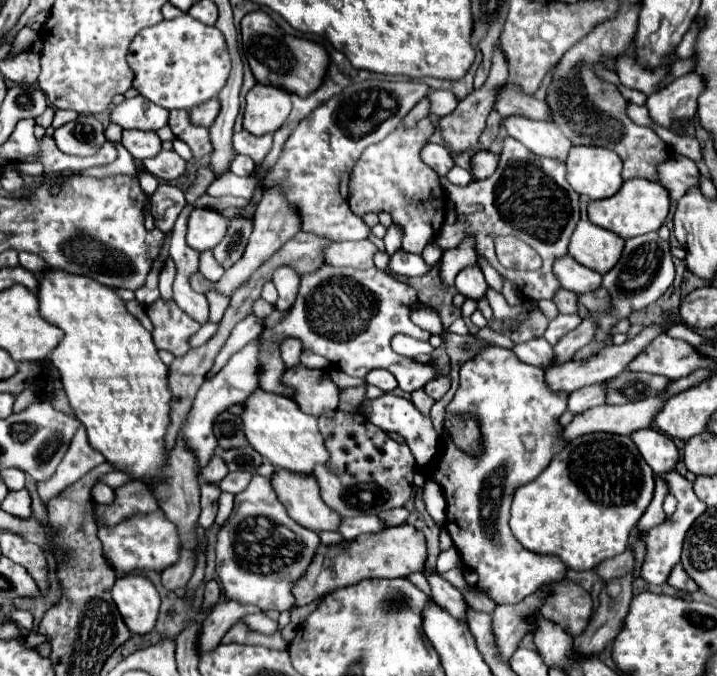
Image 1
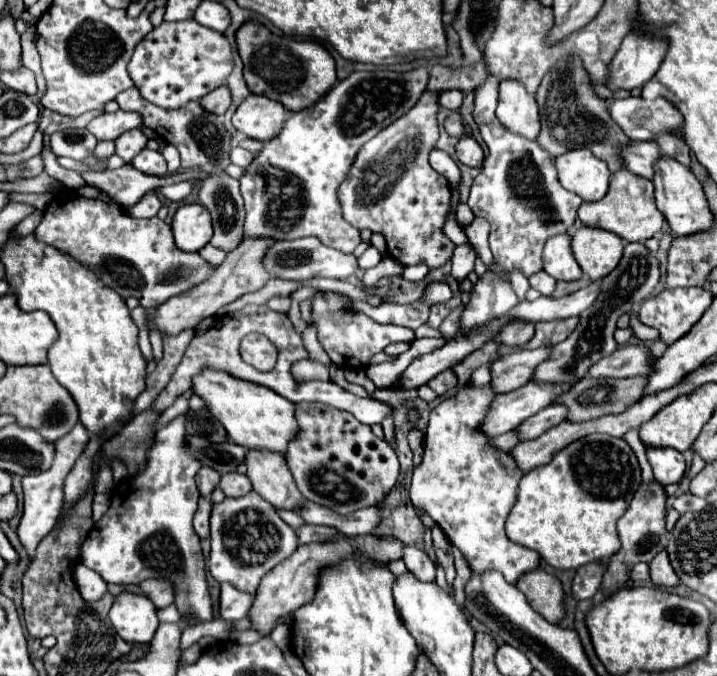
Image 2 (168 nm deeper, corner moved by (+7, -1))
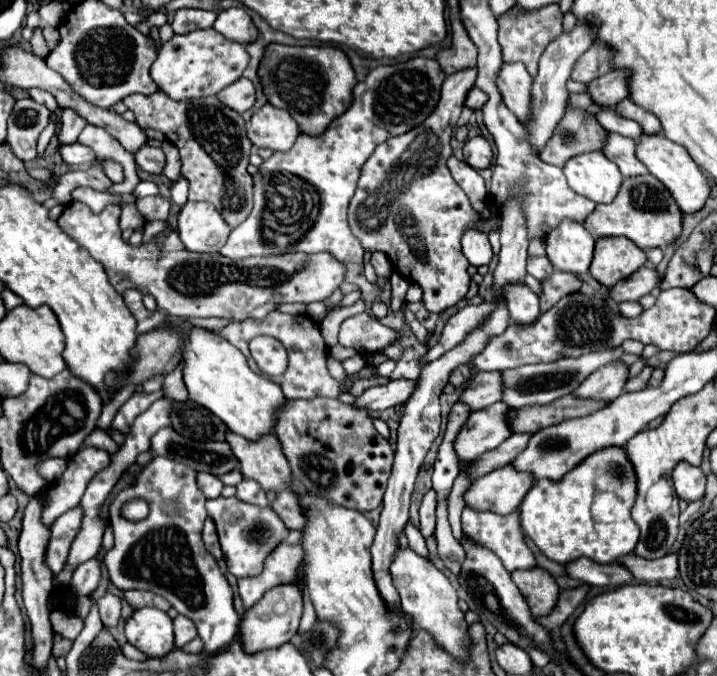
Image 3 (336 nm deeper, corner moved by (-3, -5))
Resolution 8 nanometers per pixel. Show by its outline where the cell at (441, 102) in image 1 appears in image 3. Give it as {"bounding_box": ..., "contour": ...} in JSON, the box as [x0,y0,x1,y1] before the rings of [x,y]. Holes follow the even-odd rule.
{"bounding_box":[464,88,486,110],"contour":[[[472,88],[472,90],[468,92],[468,96],[466,96],[464,106],[468,106],[468,108],[476,110],[476,108],[482,108],[482,104],[484,104],[484,102],[486,102],[486,94],[484,94],[482,90],[478,90],[478,88]]]}

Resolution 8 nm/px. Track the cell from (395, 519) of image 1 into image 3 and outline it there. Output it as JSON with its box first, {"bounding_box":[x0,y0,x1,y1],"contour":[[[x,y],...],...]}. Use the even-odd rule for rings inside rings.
{"bounding_box":[272,490,308,530],"contour":[[[284,490],[276,496],[272,508],[276,510],[276,514],[284,520],[284,524],[288,528],[296,528],[302,530],[308,522],[308,516],[304,514],[304,506],[300,506],[300,494],[292,492],[292,490]]]}

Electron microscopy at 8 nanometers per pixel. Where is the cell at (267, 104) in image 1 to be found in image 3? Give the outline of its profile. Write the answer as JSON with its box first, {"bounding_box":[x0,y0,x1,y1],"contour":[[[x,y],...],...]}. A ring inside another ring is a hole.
{"bounding_box":[246,104,300,152],"contour":[[[264,104],[252,114],[246,130],[254,146],[280,152],[288,152],[300,136],[300,128],[292,116],[286,110],[274,108],[272,104]]]}

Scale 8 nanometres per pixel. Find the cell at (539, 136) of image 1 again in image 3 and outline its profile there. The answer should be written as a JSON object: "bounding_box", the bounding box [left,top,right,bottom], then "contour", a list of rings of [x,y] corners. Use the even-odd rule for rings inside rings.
{"bounding_box":[498,62,532,122],"contour":[[[520,62],[504,64],[498,76],[498,88],[508,110],[522,122],[528,120],[532,108],[532,76]]]}

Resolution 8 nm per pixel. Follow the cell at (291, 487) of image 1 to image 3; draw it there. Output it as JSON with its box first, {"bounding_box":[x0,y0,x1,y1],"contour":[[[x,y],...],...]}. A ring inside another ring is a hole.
{"bounding_box":[226,432,294,492],"contour":[[[228,432],[226,442],[240,460],[240,472],[244,474],[244,478],[260,482],[266,492],[280,492],[292,488],[294,478],[276,436],[270,434],[260,438],[258,442],[250,442],[234,432]]]}

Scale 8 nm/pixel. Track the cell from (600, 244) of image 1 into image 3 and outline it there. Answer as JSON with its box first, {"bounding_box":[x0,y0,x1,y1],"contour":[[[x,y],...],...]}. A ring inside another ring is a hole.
{"bounding_box":[590,238,646,288],"contour":[[[598,238],[590,274],[606,288],[644,266],[646,254],[628,238]]]}

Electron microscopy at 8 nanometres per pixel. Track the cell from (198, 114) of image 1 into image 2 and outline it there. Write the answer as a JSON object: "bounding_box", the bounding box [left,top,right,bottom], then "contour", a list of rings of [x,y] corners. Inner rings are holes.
{"bounding_box":[202,86,232,114],"contour":[[[220,86],[216,90],[212,90],[210,94],[202,96],[202,106],[206,110],[210,110],[212,114],[224,114],[228,110],[228,106],[232,104],[232,96],[230,96],[230,90],[228,86]]]}

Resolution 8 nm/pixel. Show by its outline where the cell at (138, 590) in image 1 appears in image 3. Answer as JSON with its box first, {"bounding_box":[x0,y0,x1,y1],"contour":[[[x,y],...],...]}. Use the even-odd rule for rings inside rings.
{"bounding_box":[124,608,174,658],"contour":[[[156,608],[136,610],[124,626],[124,634],[132,646],[150,658],[166,656],[174,646],[172,620],[166,612]]]}

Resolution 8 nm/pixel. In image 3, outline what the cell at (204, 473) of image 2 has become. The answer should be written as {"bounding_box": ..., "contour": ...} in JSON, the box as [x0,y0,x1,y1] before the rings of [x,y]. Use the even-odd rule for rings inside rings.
{"bounding_box":[198,472,224,498],"contour":[[[204,472],[198,474],[198,486],[206,498],[218,498],[222,494],[222,488],[224,488],[220,478],[216,478],[212,474],[204,474]]]}

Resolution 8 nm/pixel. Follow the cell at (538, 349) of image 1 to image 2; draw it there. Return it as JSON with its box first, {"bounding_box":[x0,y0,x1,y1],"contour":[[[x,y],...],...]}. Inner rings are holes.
{"bounding_box":[500,320,534,346],"contour":[[[510,320],[500,330],[500,338],[508,346],[522,346],[522,342],[532,338],[532,334],[534,334],[534,322],[524,320]]]}

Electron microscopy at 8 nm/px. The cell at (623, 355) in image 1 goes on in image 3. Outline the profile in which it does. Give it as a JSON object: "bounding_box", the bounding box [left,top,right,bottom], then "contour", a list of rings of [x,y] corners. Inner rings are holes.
{"bounding_box":[454,402,512,460],"contour":[[[504,402],[472,412],[454,442],[458,458],[476,460],[480,454],[500,446],[512,434],[512,428],[508,426],[508,412],[510,408],[504,406]]]}

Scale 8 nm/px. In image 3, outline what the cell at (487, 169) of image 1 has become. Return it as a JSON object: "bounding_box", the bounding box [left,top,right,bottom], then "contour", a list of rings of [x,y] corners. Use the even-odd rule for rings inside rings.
{"bounding_box":[464,136,492,170],"contour":[[[482,136],[470,138],[464,144],[464,160],[476,170],[490,168],[492,166],[492,148],[490,148],[490,144]]]}

